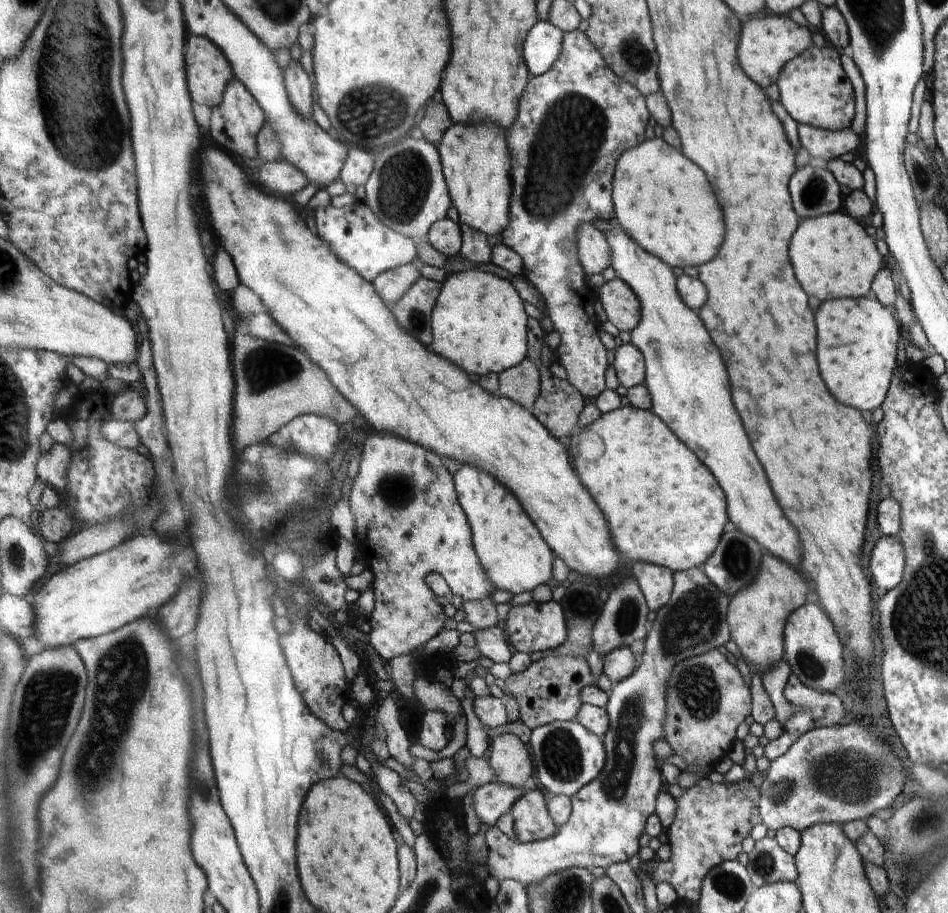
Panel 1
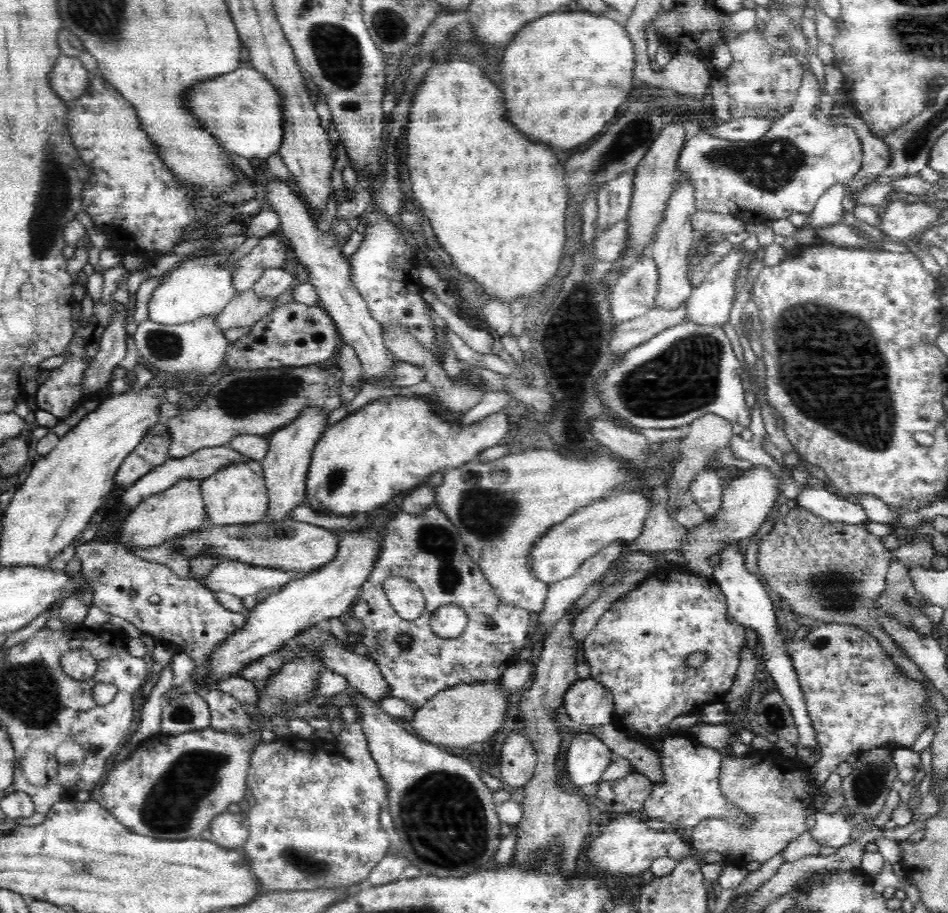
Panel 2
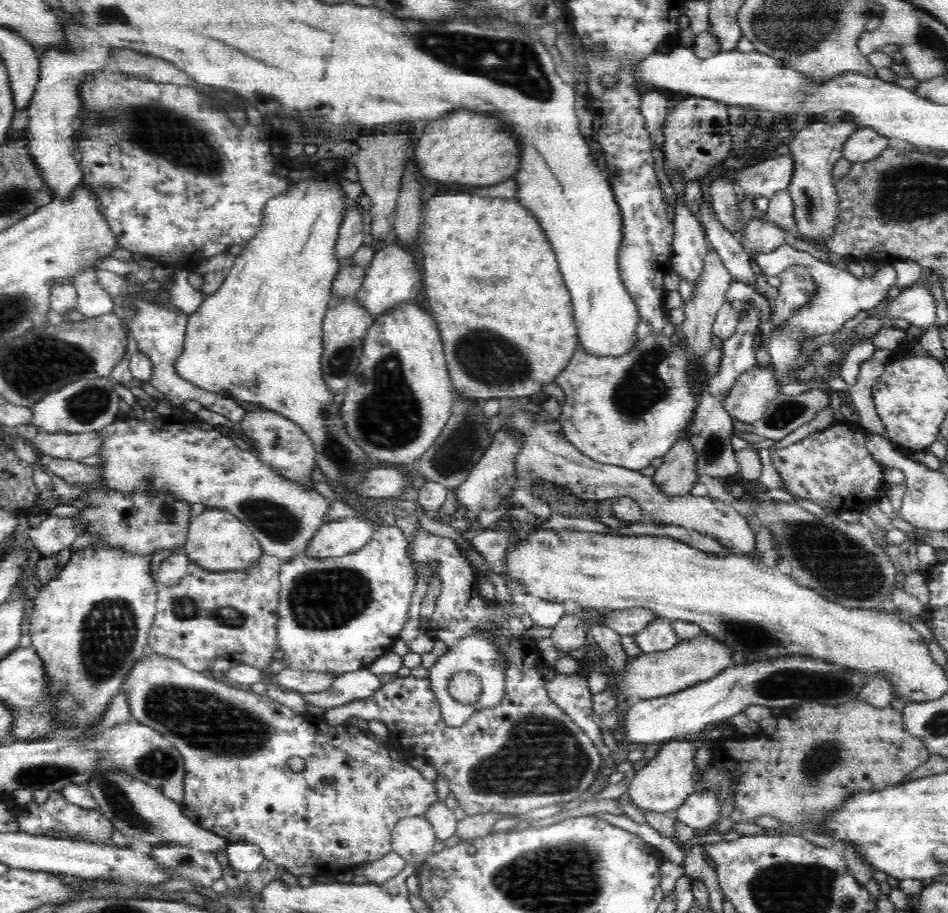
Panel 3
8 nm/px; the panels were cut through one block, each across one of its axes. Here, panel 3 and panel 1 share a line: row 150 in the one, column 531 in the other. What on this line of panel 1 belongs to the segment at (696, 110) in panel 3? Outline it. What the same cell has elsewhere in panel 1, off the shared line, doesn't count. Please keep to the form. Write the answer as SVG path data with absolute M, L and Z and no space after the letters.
M552 656L542 658L538 662L530 664L524 672L512 672L506 680L504 699L514 698L519 706L519 720L521 720L531 731L542 727L544 724L560 721L573 721L582 707L580 702L580 690L587 685L600 687L604 692L612 692L616 685L608 680L608 676L600 674L594 676L592 669L584 658L578 656Z

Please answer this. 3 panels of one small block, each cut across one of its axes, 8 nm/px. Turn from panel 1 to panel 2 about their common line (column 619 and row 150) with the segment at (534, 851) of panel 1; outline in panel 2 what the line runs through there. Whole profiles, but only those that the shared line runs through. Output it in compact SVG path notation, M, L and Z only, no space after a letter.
M811 70L803 74L800 89L790 112L776 122L766 137L760 141L728 141L708 134L707 127L700 128L690 140L677 161L677 170L690 175L695 186L695 203L698 211L732 214L739 219L762 218L766 222L789 218L791 214L807 214L814 210L816 201L834 184L853 179L860 170L863 149L855 127L829 123L818 114L819 94L822 85Z

